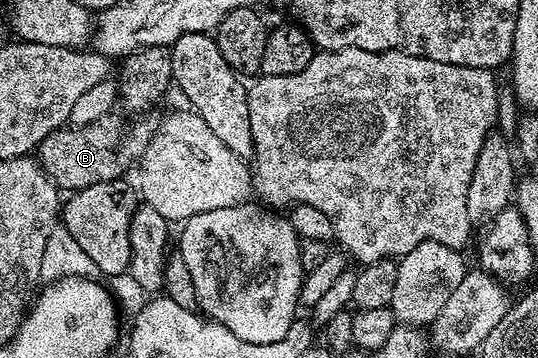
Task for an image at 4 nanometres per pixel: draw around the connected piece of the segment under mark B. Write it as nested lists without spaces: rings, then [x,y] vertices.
[[[111,113],[100,117],[100,121],[92,121],[92,125],[59,127],[44,137],[36,149],[36,158],[55,185],[66,193],[123,178],[125,171],[129,167],[131,170],[142,158],[144,149],[148,149],[160,122],[154,113],[142,113],[131,119],[134,119],[131,123],[125,123],[118,113]]]

